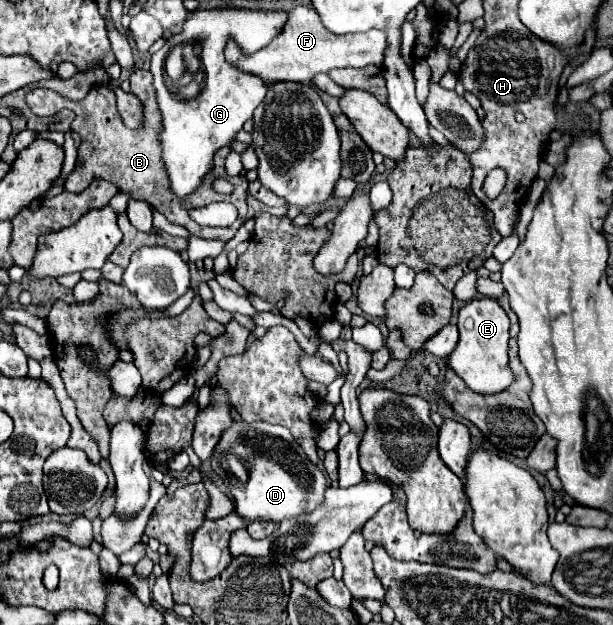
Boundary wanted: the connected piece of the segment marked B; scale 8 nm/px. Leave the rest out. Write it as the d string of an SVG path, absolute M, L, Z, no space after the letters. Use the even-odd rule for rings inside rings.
M134 70L132 76L130 76L130 92L136 94L142 100L142 104L144 104L144 118L146 120L144 120L144 128L140 128L140 130L130 130L130 128L124 126L124 122L122 122L122 118L118 114L118 108L116 108L116 96L106 86L94 86L92 92L88 92L88 96L84 100L80 100L80 104L76 104L72 100L66 100L60 94L52 92L52 90L46 90L46 88L34 88L34 90L30 90L26 94L26 104L28 104L28 108L36 116L52 116L52 112L58 112L62 108L70 108L76 114L72 130L80 132L80 136L82 136L82 144L78 148L78 156L82 158L82 164L76 168L76 172L72 172L68 176L64 188L68 192L82 192L94 180L102 178L106 182L112 182L118 190L132 194L132 198L148 200L170 222L186 226L190 230L190 234L194 234L198 238L222 240L222 242L228 242L230 238L234 238L236 230L250 218L248 180L244 176L234 176L234 178L228 176L226 170L224 170L224 160L220 160L220 170L212 172L212 180L216 176L226 178L234 186L232 194L216 194L210 188L210 182L202 182L202 186L198 186L190 196L186 196L186 198L174 196L174 192L170 188L168 172L166 172L166 168L162 164L164 162L162 160L162 146L160 146L160 140L158 140L158 132L162 130L162 120L160 120L162 114L160 114L160 108L158 108L158 102L156 102L156 90L154 90L154 84L152 84L152 74L148 70ZM114 136L120 136L116 152L114 152ZM218 200L228 200L228 202L238 206L240 216L238 216L238 220L232 226L226 226L226 228L200 226L200 224L196 224L194 220L188 218L188 212L192 208L208 206L208 204L218 202Z

